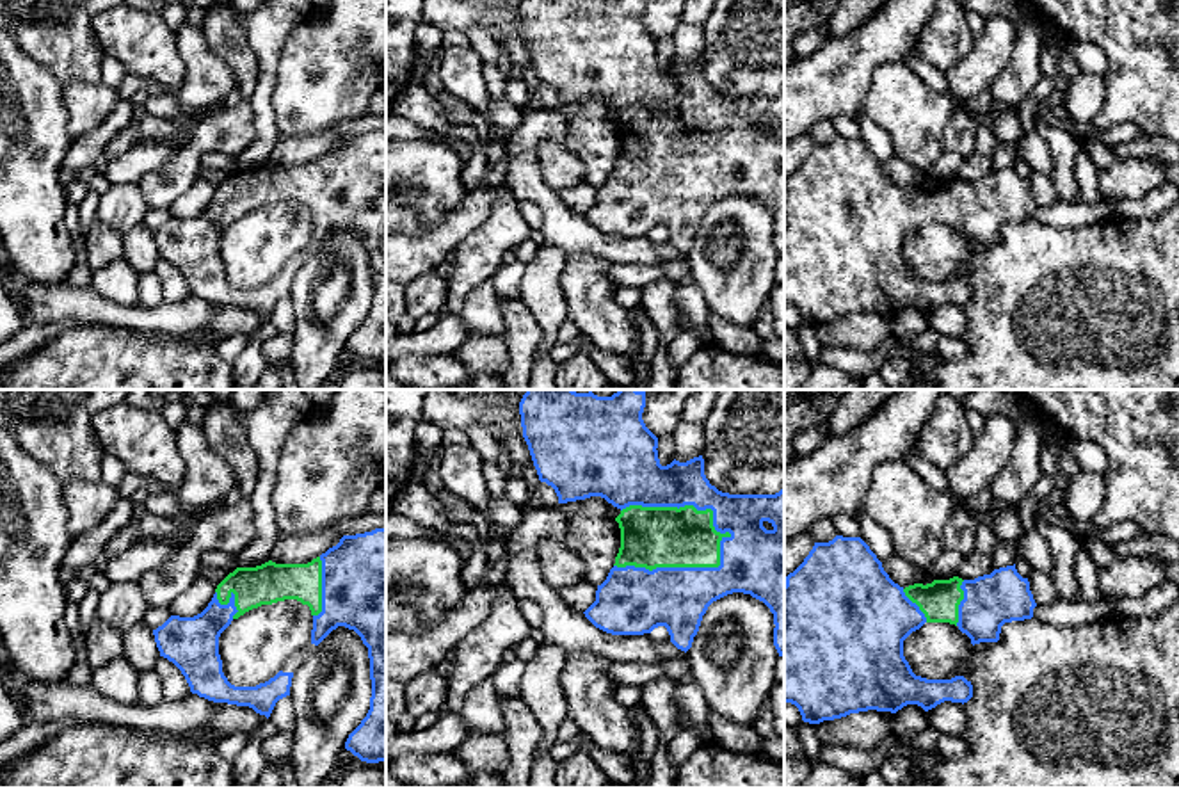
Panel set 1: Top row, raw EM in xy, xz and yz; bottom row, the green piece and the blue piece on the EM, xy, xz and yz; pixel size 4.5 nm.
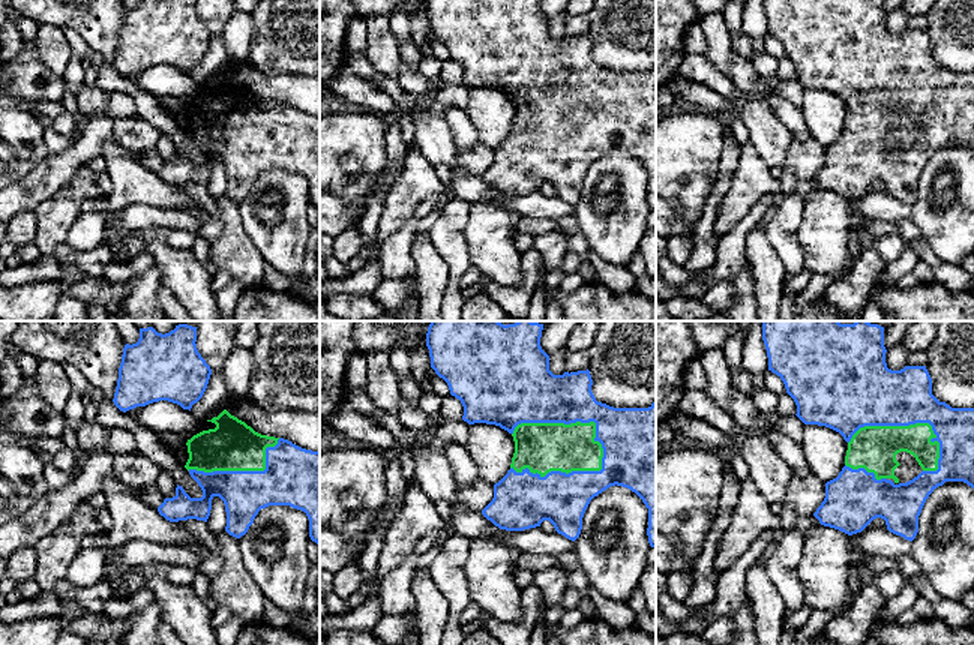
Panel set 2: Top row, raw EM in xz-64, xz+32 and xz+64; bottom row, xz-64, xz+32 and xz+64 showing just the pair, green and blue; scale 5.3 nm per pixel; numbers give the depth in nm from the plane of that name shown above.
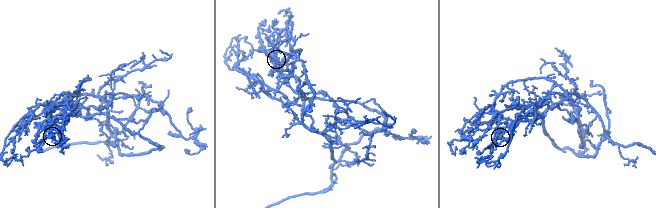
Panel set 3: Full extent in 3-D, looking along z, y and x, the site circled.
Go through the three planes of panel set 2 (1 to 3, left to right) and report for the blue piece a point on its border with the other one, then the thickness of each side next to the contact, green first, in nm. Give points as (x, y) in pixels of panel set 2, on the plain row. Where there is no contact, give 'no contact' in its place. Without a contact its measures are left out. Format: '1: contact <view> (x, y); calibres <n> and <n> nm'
1: contact xz-64 (243, 134); calibres 280 and 280 nm
2: contact xz+32 (578, 134); calibres 280 and 280 nm
3: contact xz+64 (910, 89); calibres 240 and 320 nm

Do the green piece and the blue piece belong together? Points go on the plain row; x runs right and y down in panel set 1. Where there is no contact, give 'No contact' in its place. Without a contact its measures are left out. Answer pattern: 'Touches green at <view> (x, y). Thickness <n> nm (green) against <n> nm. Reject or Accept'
Touches green at xz (683, 168). Thickness 280 nm (green) against 280 nm. Accept

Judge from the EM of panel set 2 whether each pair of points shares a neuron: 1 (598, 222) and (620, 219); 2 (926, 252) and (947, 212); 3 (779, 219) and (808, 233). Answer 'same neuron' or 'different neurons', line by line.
1: same neuron
2: different neurons
3: different neurons

